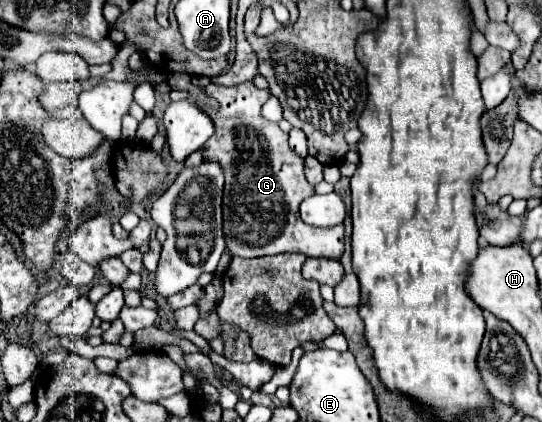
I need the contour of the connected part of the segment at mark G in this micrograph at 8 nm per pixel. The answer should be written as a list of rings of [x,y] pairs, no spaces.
[[[245,82],[237,86],[221,86],[210,83],[203,92],[217,100],[217,108],[201,104],[199,108],[211,116],[215,126],[215,134],[201,148],[205,162],[217,162],[225,174],[225,190],[223,190],[223,232],[227,242],[227,252],[231,256],[241,258],[257,258],[267,254],[291,254],[301,252],[309,258],[333,258],[339,260],[343,254],[343,230],[325,230],[313,228],[299,218],[299,204],[315,194],[314,186],[303,176],[303,158],[297,156],[289,144],[287,134],[273,122],[261,116],[261,106],[269,100],[269,90],[259,90],[253,82]]]

